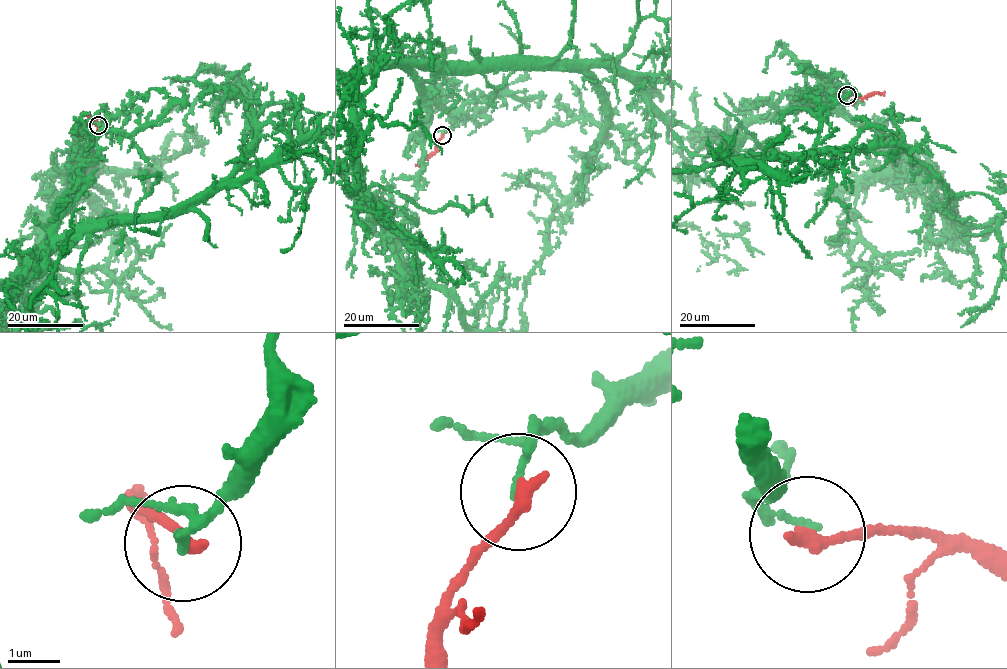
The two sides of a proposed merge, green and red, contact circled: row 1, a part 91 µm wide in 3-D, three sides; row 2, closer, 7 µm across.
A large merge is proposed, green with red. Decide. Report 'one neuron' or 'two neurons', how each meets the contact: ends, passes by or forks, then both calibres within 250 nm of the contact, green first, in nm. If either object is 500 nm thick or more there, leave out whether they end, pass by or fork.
two neurons | green ends | red ends | 140/260 nm

